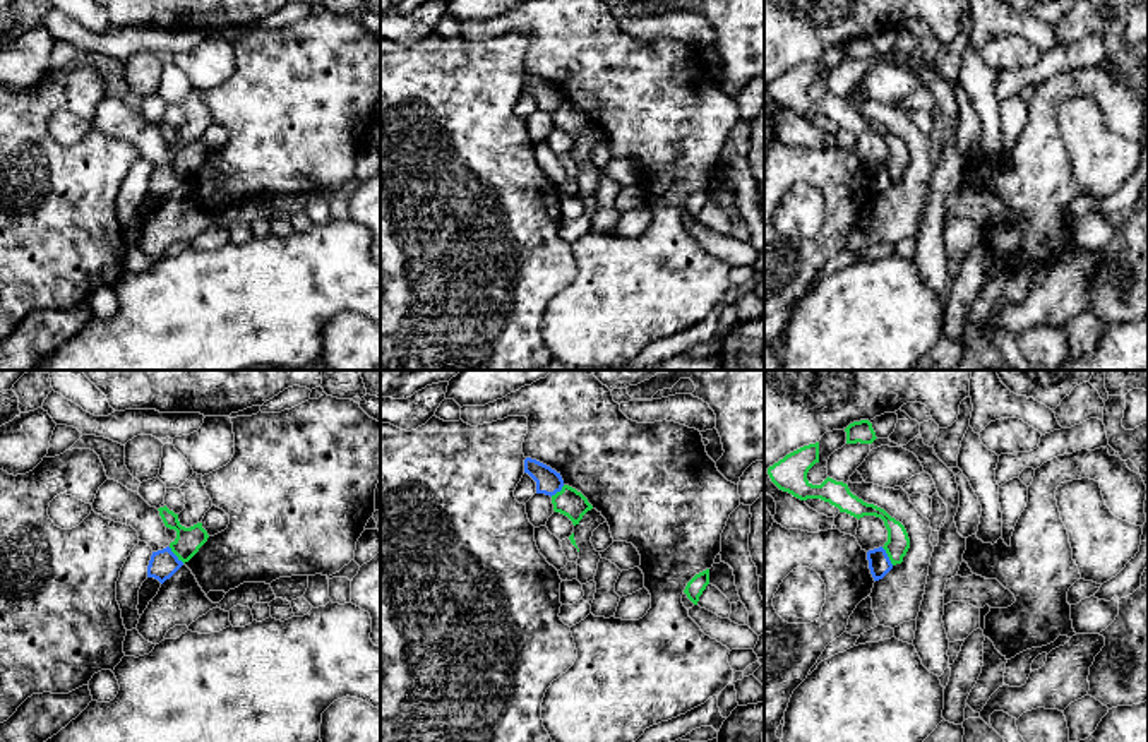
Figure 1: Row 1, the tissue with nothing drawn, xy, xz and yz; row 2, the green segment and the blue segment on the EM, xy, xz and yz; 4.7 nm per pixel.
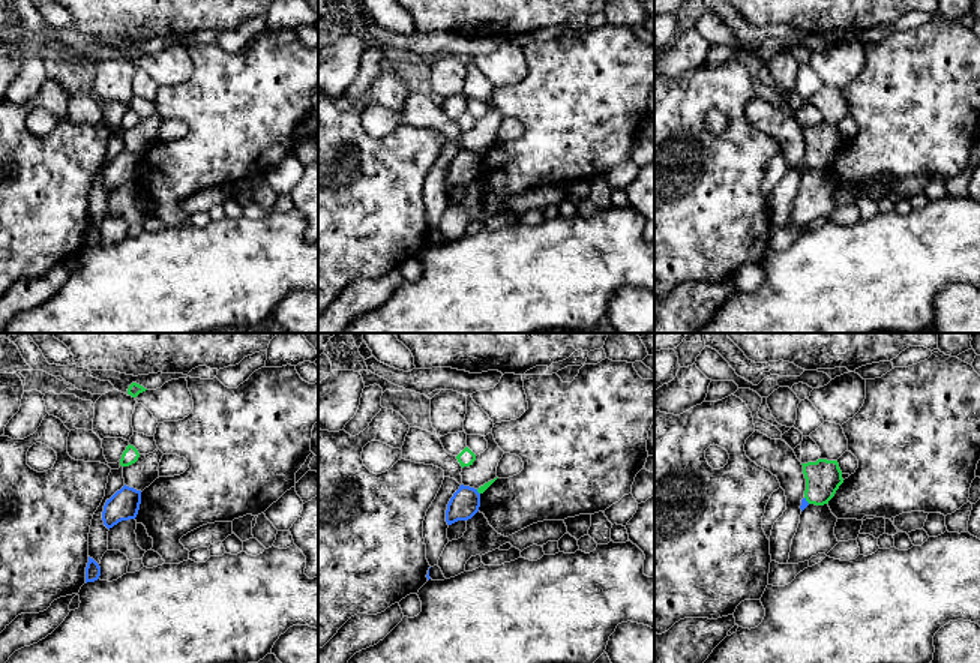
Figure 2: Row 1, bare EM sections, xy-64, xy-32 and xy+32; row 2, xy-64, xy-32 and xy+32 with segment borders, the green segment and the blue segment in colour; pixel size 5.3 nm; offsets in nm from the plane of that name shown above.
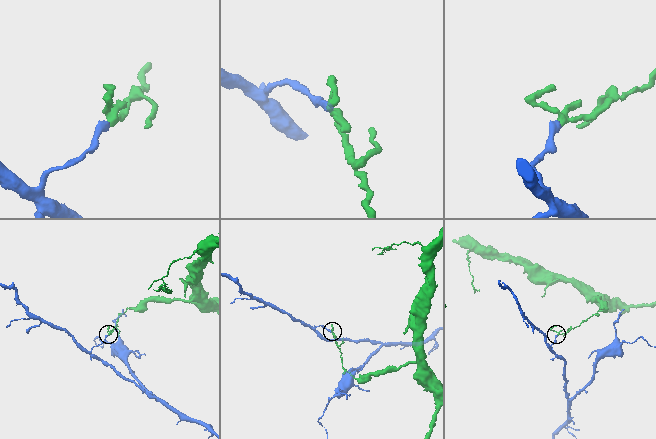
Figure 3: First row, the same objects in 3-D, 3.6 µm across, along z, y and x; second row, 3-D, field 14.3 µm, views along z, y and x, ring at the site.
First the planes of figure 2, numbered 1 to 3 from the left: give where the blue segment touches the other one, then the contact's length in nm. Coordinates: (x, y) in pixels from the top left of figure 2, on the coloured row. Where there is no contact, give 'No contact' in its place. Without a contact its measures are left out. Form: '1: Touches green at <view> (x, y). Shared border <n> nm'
1: No contact
2: Touches green at xy-32 (477, 491). Shared border 40 nm
3: Touches green at xy+32 (806, 500). Shared border 50 nm

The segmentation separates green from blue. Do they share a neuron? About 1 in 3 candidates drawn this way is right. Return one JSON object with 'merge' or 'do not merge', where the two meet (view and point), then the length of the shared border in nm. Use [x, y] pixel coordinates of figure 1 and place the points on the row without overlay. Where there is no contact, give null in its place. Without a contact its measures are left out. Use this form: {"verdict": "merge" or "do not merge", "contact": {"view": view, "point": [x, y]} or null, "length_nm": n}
{"verdict": "do not merge", "contact": {"view": "xy", "point": [177, 172]}, "length_nm": 110}

